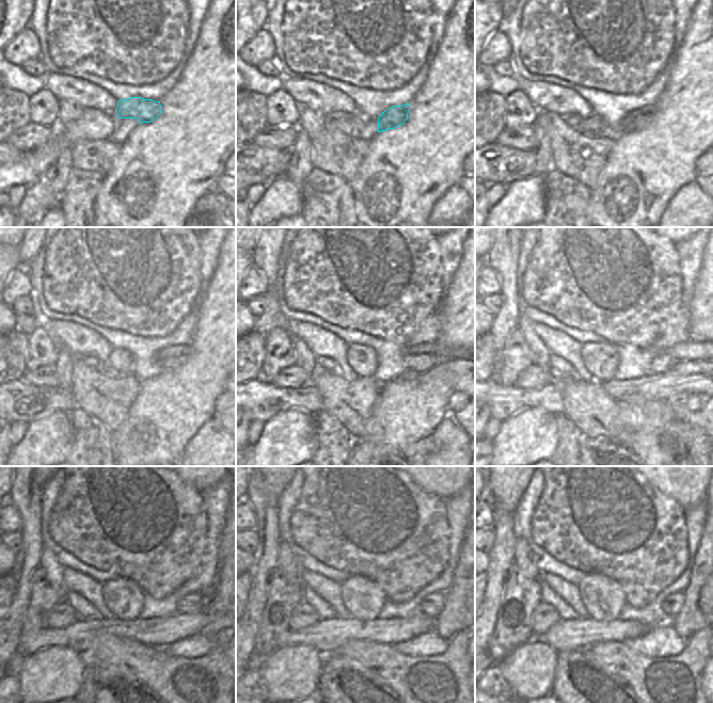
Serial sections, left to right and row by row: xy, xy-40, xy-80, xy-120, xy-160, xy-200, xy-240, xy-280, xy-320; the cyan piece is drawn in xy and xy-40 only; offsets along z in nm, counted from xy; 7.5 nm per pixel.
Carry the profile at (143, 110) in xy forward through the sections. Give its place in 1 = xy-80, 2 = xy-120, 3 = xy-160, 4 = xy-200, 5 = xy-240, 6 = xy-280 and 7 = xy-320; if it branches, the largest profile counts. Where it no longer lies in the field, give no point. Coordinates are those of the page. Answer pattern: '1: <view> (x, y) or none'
1: xy-80 (636, 120)
2: xy-120 (170, 357)
3: xy-160 (416, 363)
4: xy-200 (662, 363)
5: xy-240 (194, 602)
6: xy-280 (432, 604)
7: xy-320 (672, 604)

